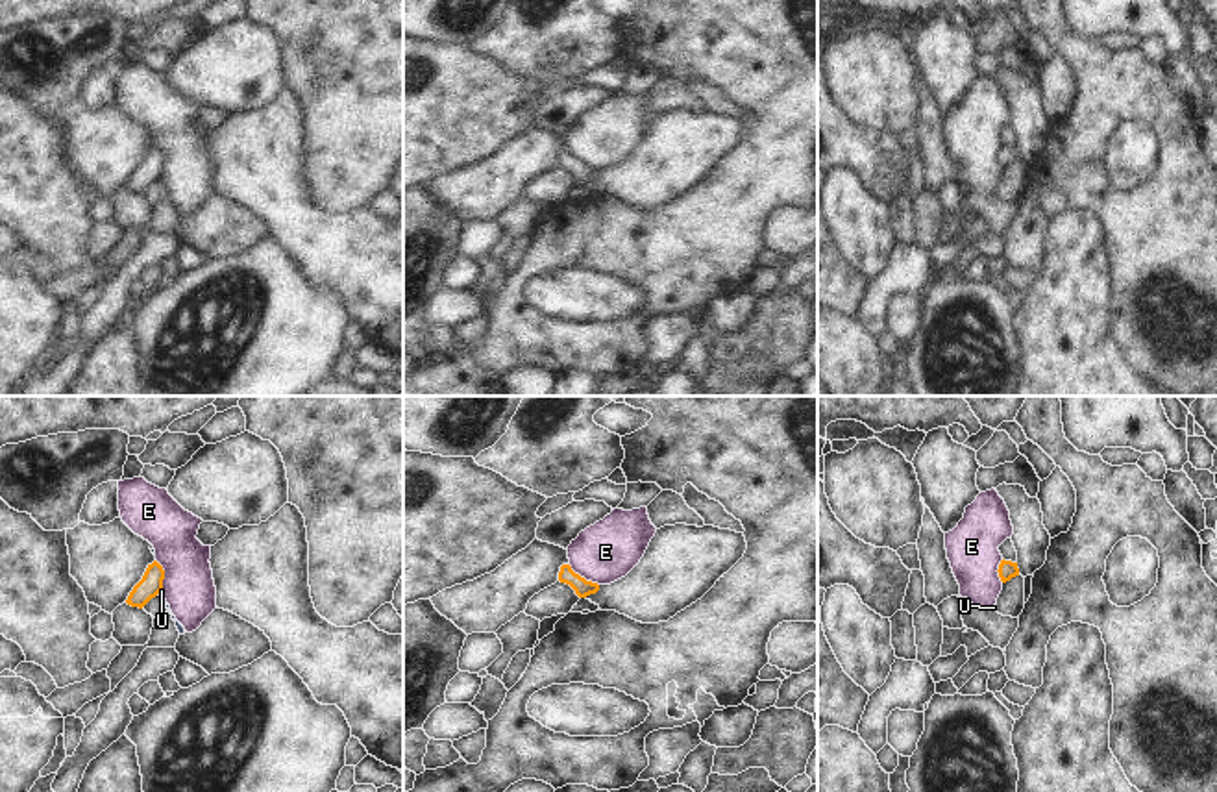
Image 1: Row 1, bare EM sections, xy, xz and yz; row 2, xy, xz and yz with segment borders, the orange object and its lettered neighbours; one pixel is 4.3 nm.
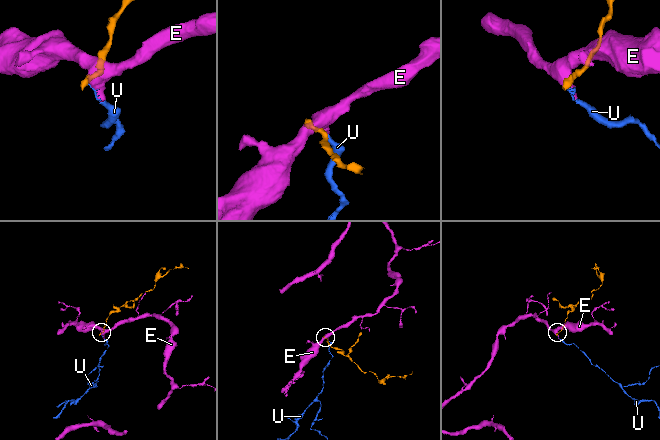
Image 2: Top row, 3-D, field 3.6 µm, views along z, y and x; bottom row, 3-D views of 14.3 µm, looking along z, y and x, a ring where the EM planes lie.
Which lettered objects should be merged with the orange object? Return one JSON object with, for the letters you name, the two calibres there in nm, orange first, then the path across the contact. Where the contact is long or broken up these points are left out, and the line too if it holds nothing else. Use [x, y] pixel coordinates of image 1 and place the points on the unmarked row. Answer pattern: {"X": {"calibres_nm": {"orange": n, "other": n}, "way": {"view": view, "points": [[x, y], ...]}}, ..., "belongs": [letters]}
{"belongs": []}

